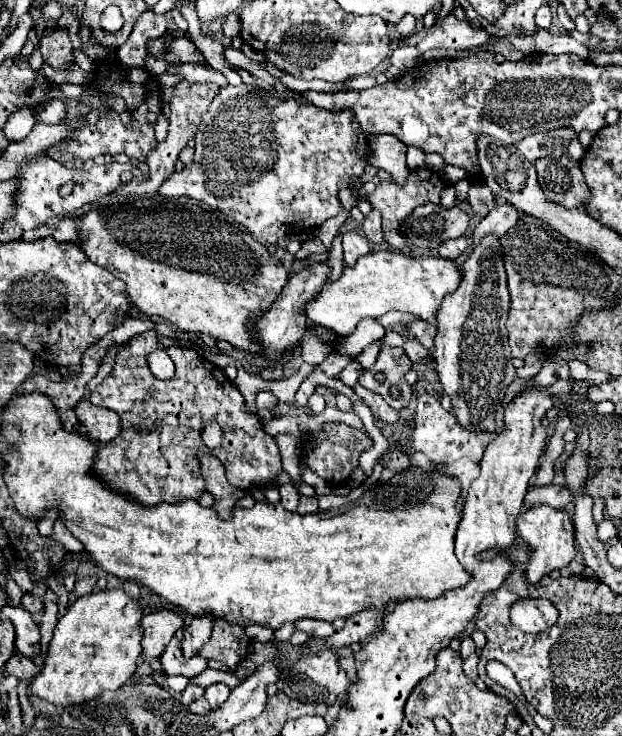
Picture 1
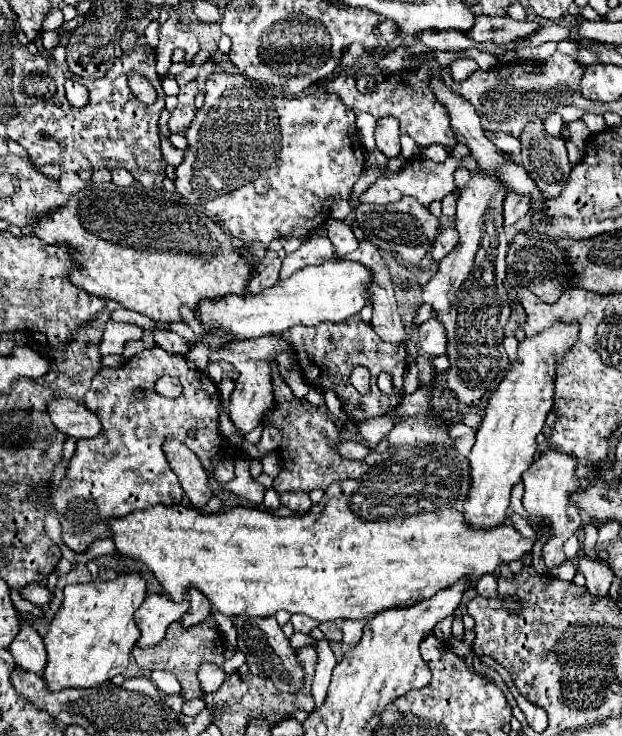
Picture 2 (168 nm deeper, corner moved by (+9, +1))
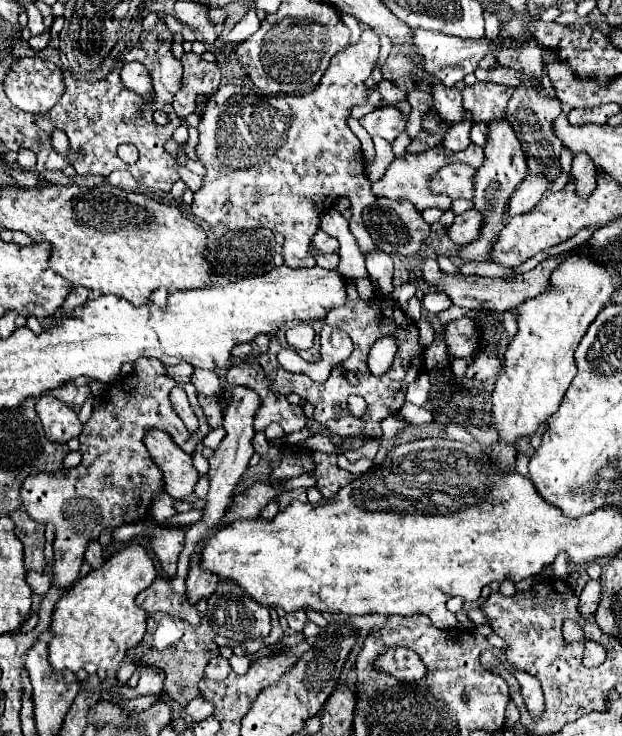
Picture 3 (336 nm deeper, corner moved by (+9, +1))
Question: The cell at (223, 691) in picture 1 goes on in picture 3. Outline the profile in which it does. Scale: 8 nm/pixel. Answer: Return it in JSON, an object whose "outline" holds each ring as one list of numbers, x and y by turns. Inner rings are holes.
{"outline":[[216,656,208,662,206,670,204,670,204,676,210,678,210,680,216,680,216,682,222,682,226,676,230,674,230,664,226,658,222,656]]}

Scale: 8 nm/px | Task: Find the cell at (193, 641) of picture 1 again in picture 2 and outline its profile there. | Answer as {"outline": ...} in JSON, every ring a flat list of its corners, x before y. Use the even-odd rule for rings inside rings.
{"outline":[[194,586,188,588,188,598,190,598,190,610,182,616,182,626,194,626,202,622,206,616,210,616,210,602,208,598]]}

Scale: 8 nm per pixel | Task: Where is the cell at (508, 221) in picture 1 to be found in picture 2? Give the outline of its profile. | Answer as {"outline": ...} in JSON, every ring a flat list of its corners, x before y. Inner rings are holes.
{"outline":[[514,192,506,194,506,200,504,200,504,222,506,222,506,226,518,222,522,216,528,214,528,210,530,210,530,198,528,196,520,196]]}

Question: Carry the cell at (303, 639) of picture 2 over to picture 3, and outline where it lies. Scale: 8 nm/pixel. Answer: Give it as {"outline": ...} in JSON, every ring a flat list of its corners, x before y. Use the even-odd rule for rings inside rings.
{"outline":[[270,608,270,615,271,615,272,629,269,636,266,637,264,640,264,644,266,646,271,645,271,644,276,644,284,636,284,629,279,623,279,616,278,614,276,614,276,610,272,610,272,608]]}

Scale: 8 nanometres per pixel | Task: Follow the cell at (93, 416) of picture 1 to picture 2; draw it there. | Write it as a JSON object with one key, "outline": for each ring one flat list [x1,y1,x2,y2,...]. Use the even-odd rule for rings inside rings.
{"outline":[[56,396,48,402,48,414,56,430,74,438,94,438,100,432,100,420,96,414,86,410,84,404]]}

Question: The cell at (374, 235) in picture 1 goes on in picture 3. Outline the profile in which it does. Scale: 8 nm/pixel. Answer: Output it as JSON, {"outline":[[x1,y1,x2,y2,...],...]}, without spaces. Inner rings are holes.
{"outline":[[317,252,314,253,314,258,318,266,326,269,336,269,339,263,339,255,337,253,333,254,318,254]]}

